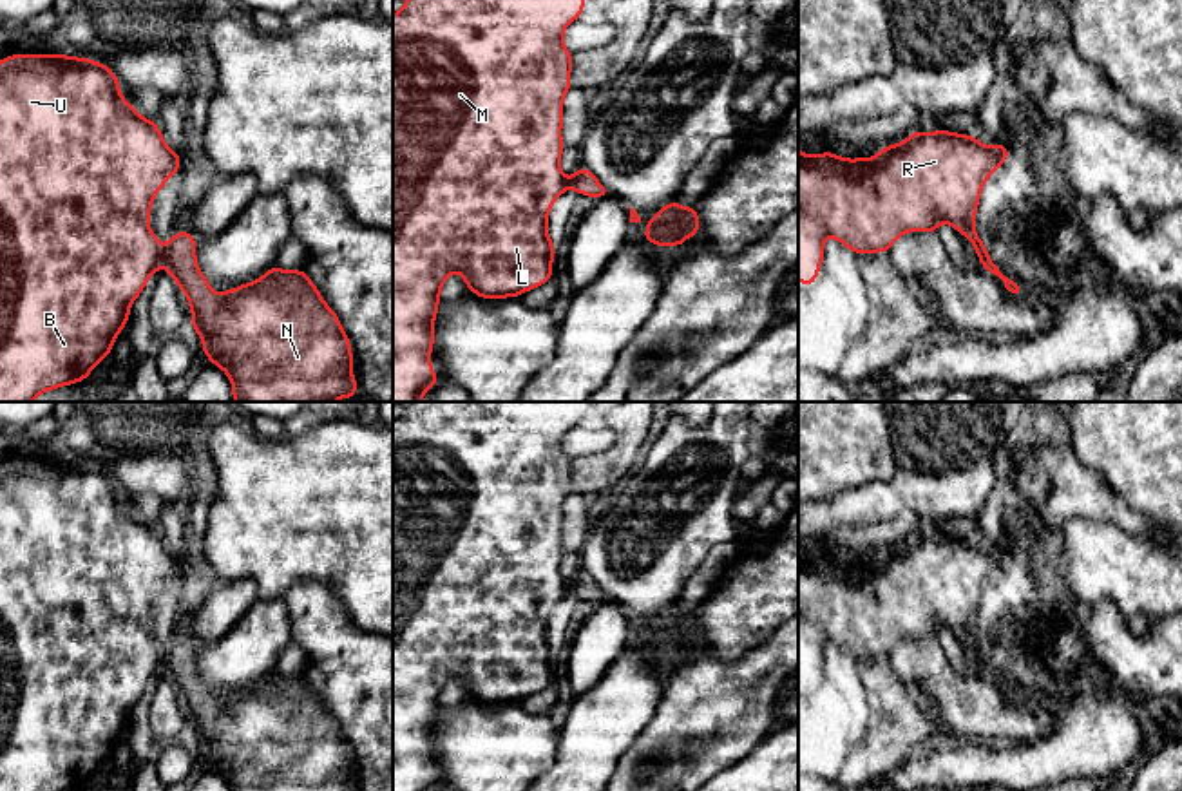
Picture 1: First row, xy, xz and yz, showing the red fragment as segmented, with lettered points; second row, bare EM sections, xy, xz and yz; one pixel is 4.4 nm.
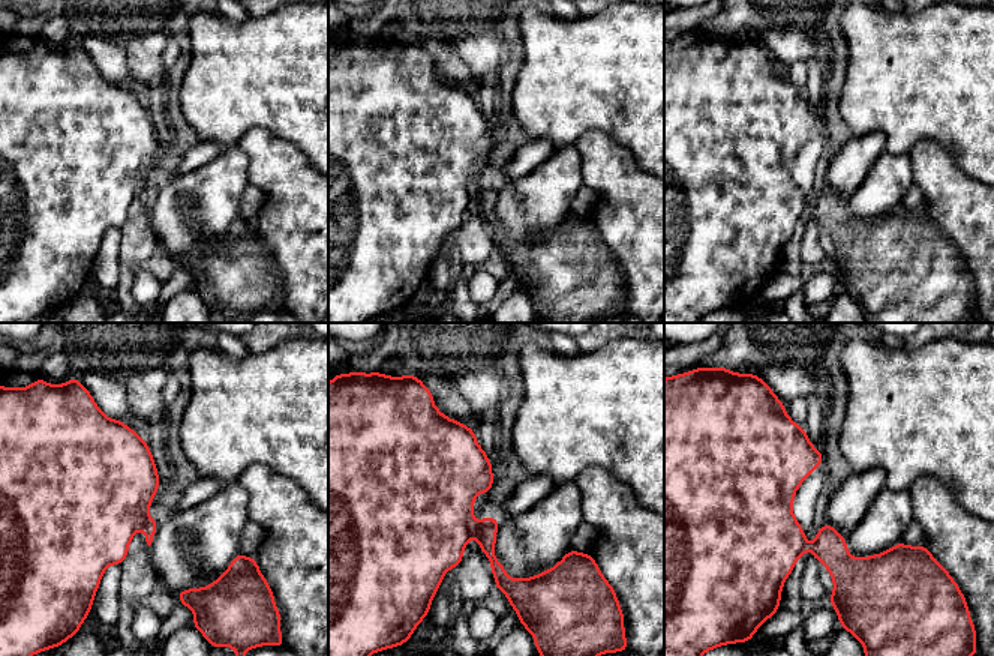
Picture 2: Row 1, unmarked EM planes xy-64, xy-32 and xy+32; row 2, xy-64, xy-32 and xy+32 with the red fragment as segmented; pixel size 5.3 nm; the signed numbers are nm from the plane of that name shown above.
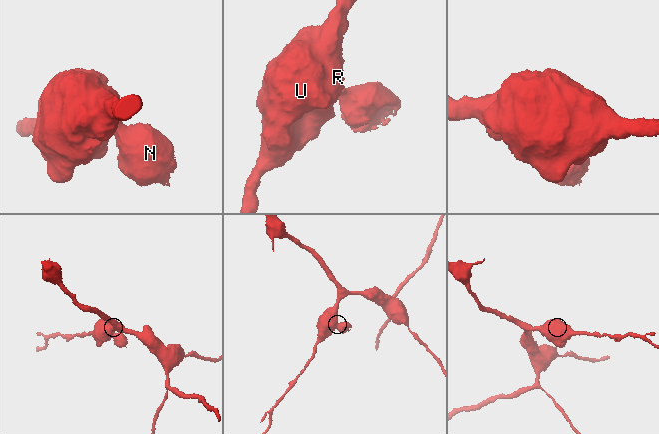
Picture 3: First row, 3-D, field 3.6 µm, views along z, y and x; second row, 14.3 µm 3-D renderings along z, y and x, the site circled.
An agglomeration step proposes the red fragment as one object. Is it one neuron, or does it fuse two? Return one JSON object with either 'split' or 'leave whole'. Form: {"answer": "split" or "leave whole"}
{"answer": "split"}

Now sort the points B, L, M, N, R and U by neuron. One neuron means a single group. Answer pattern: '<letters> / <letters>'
B L M R U / N

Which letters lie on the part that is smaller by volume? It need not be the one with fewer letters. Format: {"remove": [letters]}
{"remove": ["N"]}

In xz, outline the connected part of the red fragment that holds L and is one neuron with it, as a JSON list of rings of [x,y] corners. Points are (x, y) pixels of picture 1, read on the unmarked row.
[[[407,402],[393,420],[393,791],[434,791],[440,780],[431,777],[440,695],[449,679],[460,677],[465,691],[481,704],[520,702],[552,686],[552,650],[547,626],[554,606],[570,592],[559,565],[563,558],[563,503],[572,494],[572,458],[563,451],[563,436],[577,425],[583,402]]]

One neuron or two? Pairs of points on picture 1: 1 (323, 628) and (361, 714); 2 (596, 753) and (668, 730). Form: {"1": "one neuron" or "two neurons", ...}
{"1": "one neuron", "2": "two neurons"}

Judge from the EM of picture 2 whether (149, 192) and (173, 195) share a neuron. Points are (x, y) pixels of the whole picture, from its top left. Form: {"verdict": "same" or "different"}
{"verdict": "different"}

